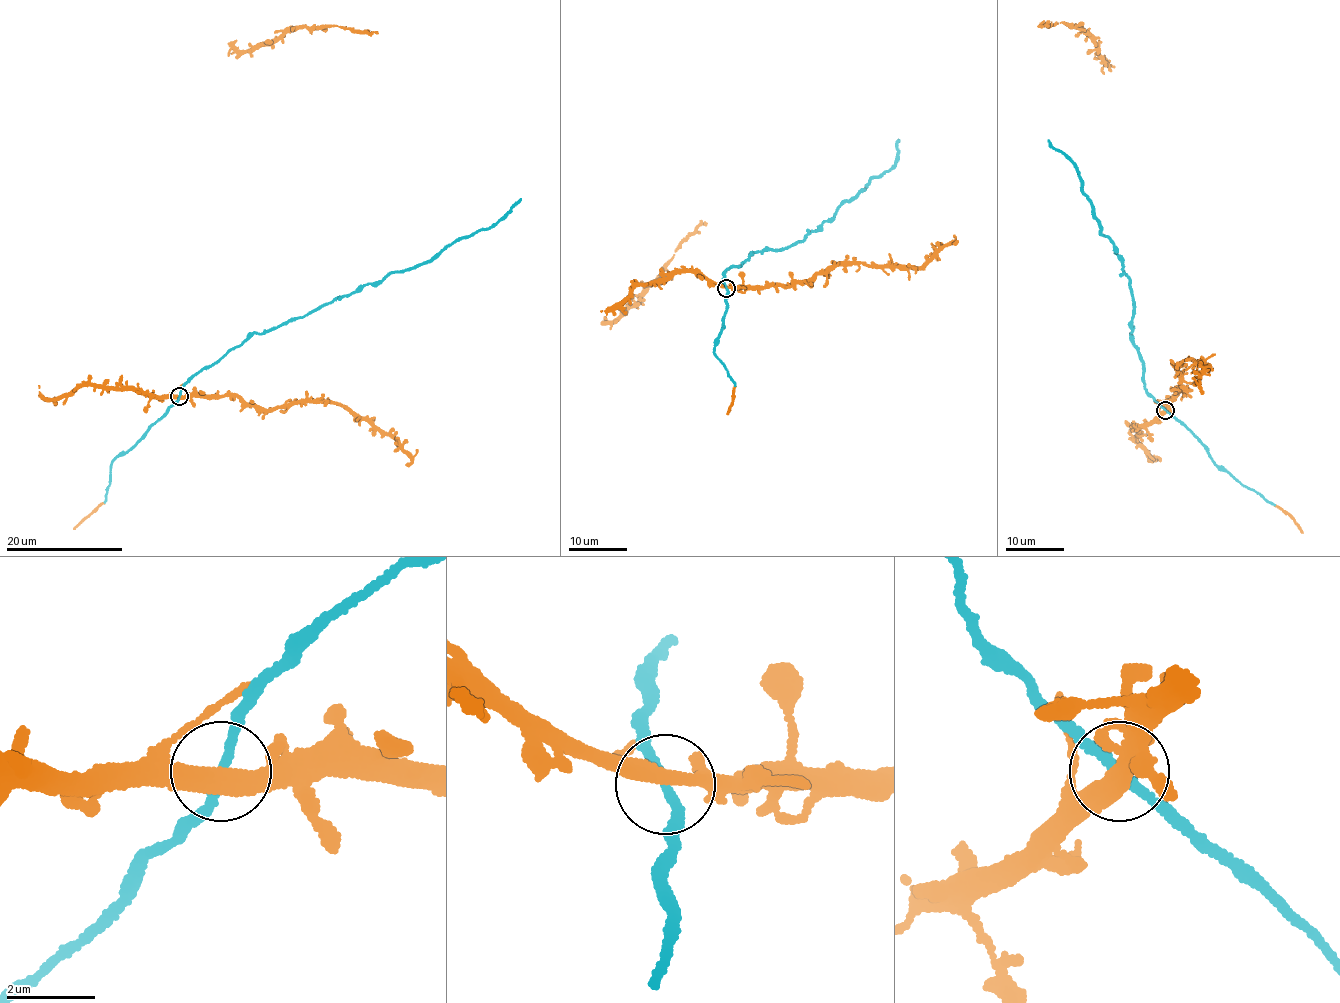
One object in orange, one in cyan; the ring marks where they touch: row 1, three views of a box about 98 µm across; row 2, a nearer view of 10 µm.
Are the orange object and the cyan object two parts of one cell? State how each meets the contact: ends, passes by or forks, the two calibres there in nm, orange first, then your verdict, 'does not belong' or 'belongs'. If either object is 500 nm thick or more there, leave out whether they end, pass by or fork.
orange forks; cyan passes by; calibres 320 and 200 nm; belongs

